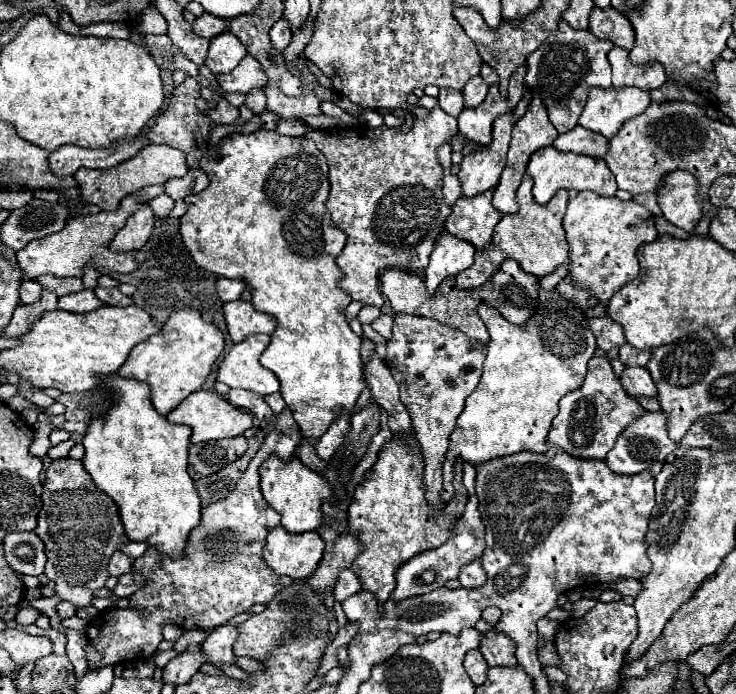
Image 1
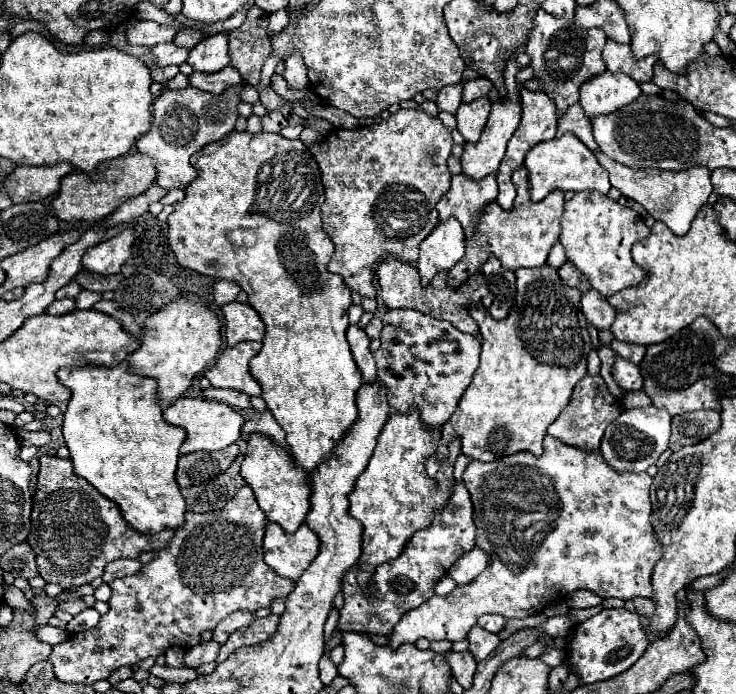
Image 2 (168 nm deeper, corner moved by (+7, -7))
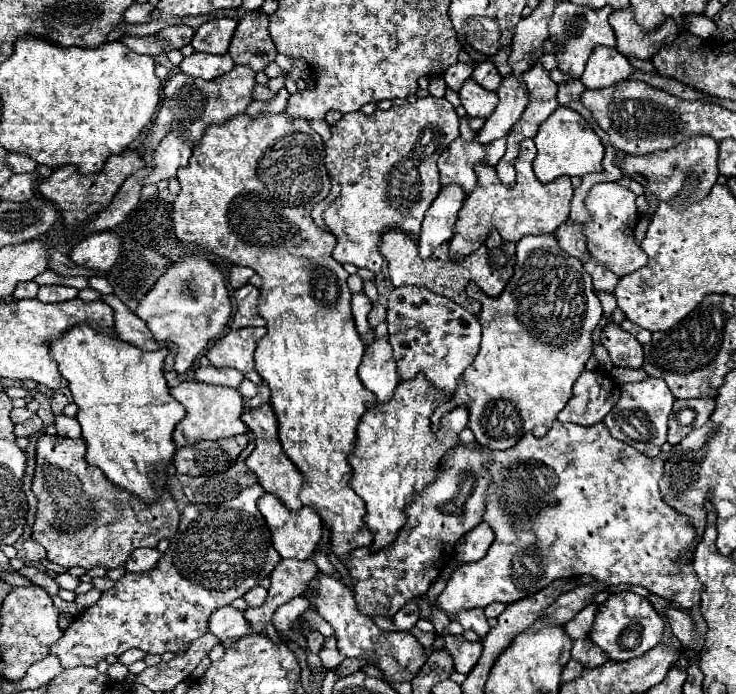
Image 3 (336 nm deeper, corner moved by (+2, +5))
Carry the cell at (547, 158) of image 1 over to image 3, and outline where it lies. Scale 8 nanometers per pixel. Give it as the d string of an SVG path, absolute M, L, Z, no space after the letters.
M558 106L546 122L540 124L538 134L534 138L538 154L534 158L534 172L540 182L552 182L558 176L584 176L590 172L602 172L604 146L592 126L574 110L566 106Z

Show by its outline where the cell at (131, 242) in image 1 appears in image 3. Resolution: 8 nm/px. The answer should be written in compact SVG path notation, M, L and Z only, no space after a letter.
M96 232L80 242L76 242L70 250L70 258L84 268L92 268L96 272L108 272L120 254L120 236L116 232Z

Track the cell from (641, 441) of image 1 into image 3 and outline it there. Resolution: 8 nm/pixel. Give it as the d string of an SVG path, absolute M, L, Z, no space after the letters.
M646 376L642 382L630 382L620 388L618 404L606 414L604 424L616 440L622 440L634 446L646 456L658 456L662 444L666 442L668 432L668 414L672 410L674 396L660 378Z

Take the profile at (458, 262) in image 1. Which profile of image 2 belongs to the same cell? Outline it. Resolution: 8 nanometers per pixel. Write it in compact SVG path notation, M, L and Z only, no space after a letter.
M457 220L439 222L439 226L421 242L417 270L421 274L421 286L429 286L433 276L443 270L451 270L465 254L465 234Z

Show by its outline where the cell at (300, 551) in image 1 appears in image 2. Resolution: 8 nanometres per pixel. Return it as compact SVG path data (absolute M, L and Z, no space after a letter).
M269 522L263 550L265 564L281 578L295 582L319 554L319 538L305 524L295 534L287 534L281 526Z

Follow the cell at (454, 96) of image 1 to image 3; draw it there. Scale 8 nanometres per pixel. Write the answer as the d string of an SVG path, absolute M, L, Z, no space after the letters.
M456 62L456 64L452 64L452 66L446 70L444 80L446 80L446 84L448 84L448 86L450 86L454 92L458 92L458 90L462 88L464 80L472 76L472 72L474 72L474 64Z

